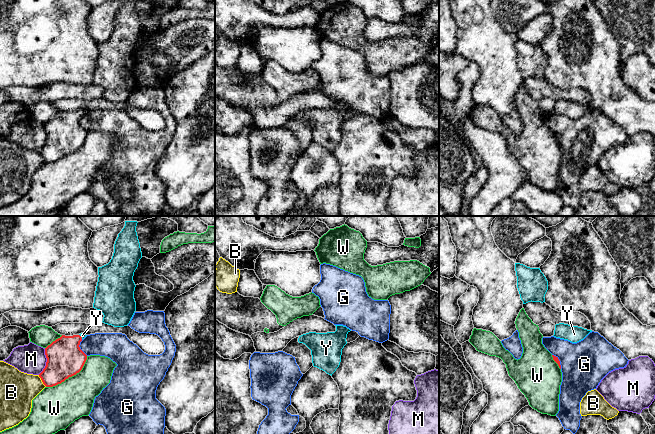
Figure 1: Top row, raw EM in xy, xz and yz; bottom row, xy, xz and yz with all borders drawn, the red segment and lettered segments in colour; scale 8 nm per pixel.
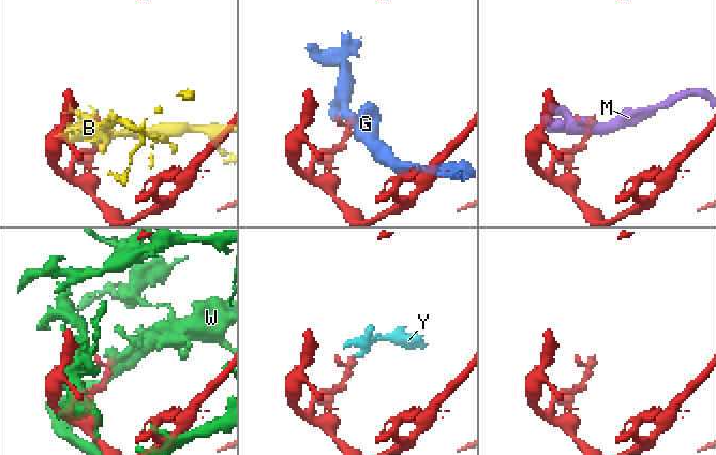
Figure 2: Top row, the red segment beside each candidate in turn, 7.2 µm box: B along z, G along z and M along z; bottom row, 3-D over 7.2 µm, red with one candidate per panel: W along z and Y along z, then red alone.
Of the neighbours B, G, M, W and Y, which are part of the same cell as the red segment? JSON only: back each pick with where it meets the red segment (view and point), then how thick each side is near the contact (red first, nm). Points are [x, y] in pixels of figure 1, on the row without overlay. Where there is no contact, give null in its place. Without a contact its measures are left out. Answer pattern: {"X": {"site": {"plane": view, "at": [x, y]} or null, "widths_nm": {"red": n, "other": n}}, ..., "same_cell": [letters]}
{"Y": {"site": {"plane": "xy", "at": [80, 112]}, "widths_nm": {"red": 300, "other": 40}}, "same_cell": ["Y"]}

